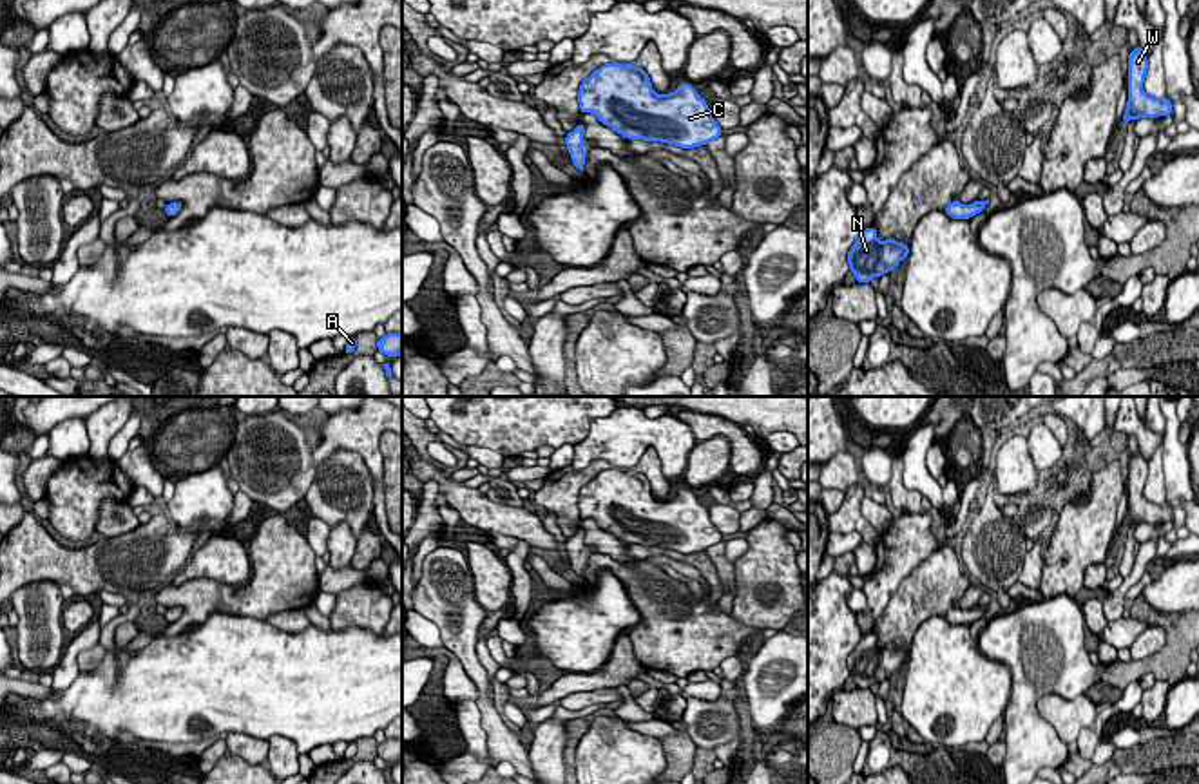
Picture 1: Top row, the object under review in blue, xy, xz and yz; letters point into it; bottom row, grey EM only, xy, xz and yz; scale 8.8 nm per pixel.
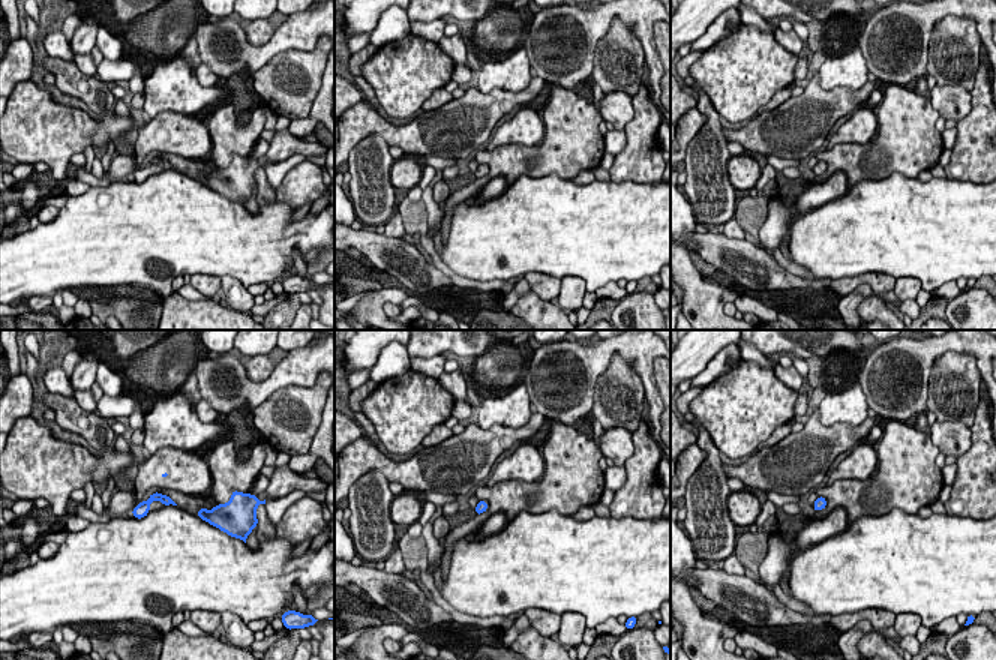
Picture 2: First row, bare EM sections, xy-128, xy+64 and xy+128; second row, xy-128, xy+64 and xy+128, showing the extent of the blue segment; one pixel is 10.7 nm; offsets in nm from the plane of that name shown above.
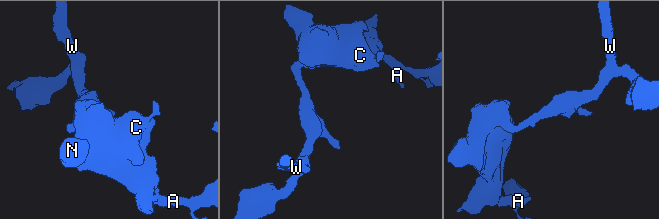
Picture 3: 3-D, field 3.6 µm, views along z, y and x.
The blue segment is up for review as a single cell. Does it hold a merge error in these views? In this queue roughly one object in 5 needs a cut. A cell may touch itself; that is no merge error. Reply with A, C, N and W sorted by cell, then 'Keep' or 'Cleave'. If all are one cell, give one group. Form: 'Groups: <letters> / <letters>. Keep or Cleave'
Groups: A C N W. Keep

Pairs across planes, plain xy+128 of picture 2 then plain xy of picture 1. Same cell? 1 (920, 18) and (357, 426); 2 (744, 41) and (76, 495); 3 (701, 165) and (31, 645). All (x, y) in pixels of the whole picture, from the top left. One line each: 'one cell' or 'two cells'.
1: one cell
2: one cell
3: one cell

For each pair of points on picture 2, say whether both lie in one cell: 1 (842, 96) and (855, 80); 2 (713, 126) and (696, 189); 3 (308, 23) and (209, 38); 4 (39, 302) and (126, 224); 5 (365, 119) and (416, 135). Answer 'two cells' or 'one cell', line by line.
1: two cells
2: one cell
3: one cell
4: two cells
5: one cell

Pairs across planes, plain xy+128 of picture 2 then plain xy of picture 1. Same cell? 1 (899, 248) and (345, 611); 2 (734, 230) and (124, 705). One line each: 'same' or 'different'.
1: different
2: different

